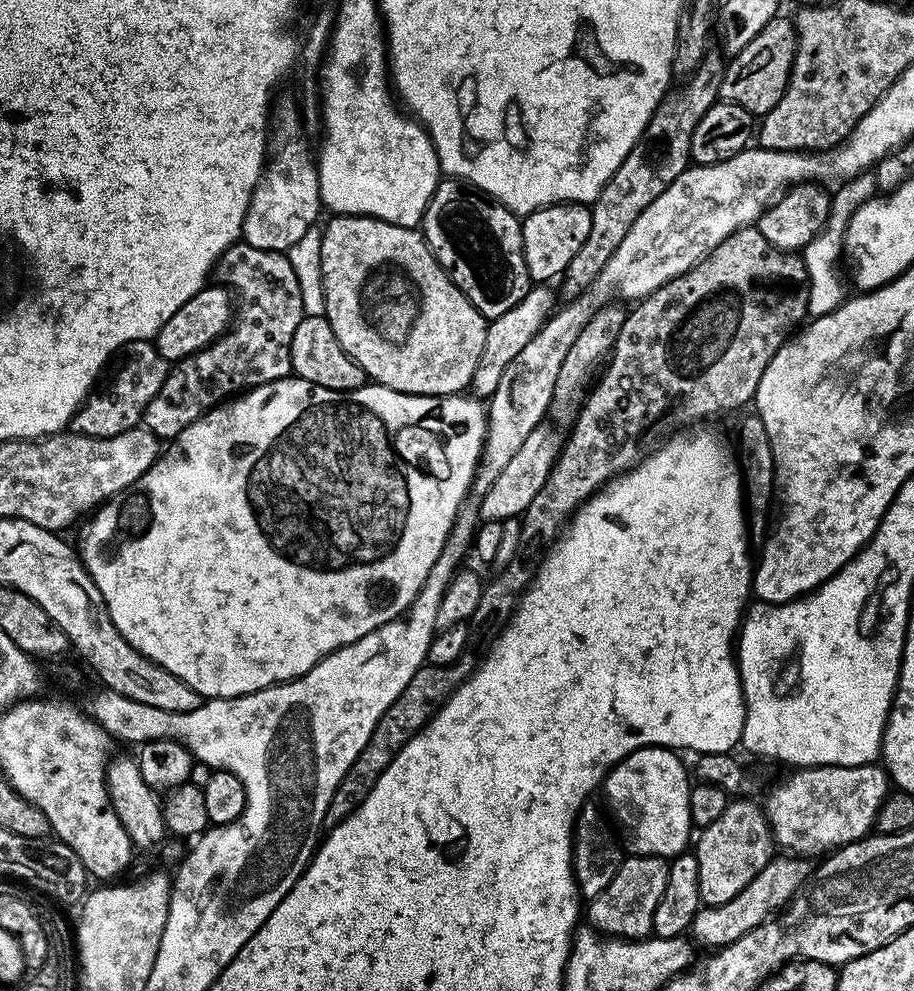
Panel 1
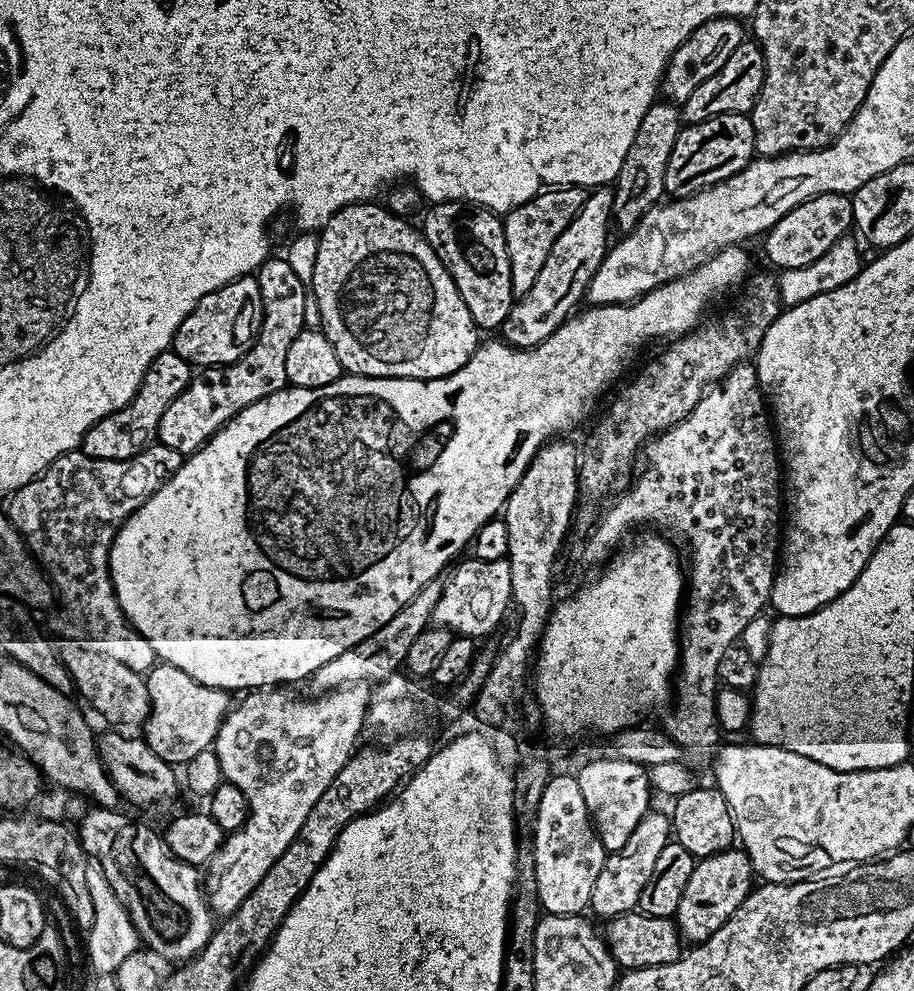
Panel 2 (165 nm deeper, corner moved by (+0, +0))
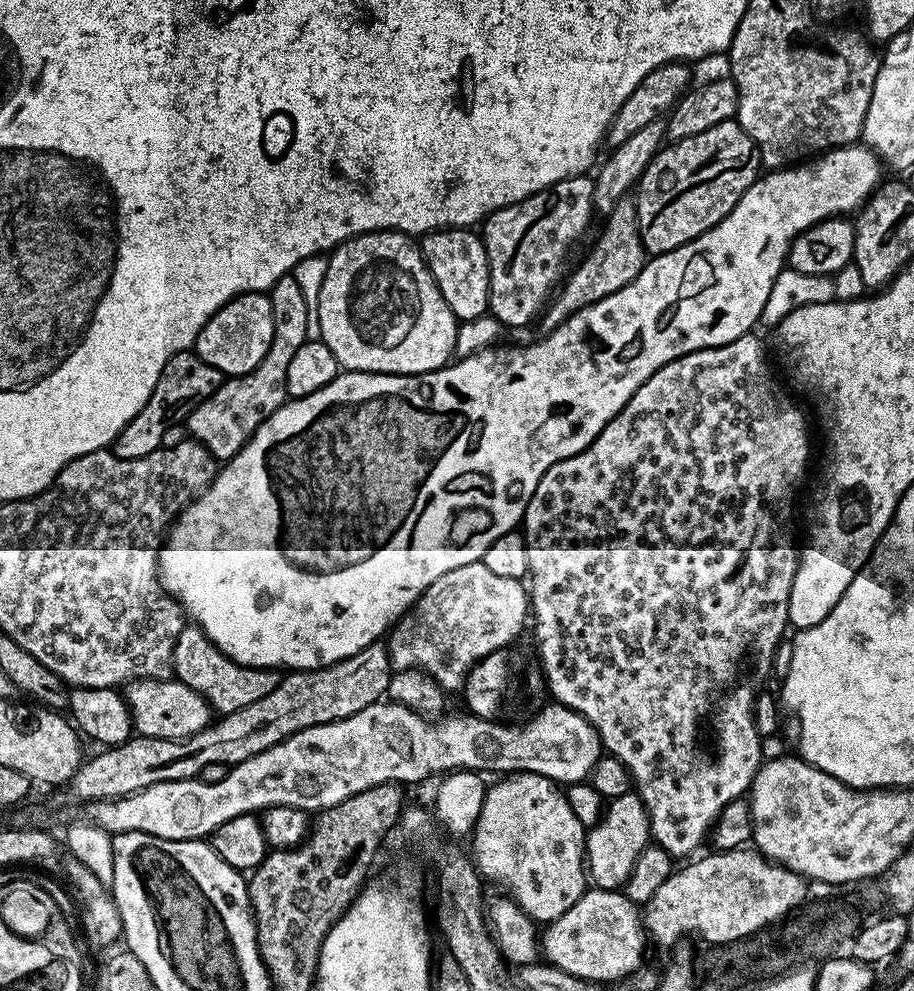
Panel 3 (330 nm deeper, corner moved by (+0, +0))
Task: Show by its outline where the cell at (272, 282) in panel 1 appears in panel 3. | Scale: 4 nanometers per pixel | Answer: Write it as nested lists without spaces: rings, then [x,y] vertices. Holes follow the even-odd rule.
[[[290,274],[278,278],[278,282],[270,290],[270,295],[274,314],[274,338],[270,342],[270,350],[266,350],[266,358],[262,358],[262,362],[258,362],[258,366],[254,366],[254,370],[250,370],[246,374],[227,377],[224,384],[218,386],[218,390],[214,390],[214,394],[210,394],[210,398],[203,400],[189,414],[186,421],[187,435],[208,450],[217,462],[232,460],[246,446],[246,442],[252,437],[254,430],[258,430],[258,426],[262,422],[266,422],[266,418],[270,418],[270,414],[274,414],[274,410],[278,410],[284,401],[289,399],[286,390],[286,370],[294,359],[296,351],[309,340],[306,294],[302,294],[295,278]]]

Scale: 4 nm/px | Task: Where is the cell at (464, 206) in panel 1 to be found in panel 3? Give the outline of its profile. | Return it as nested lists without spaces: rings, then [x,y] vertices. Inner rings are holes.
[[[442,228],[438,232],[425,232],[418,240],[426,266],[457,321],[473,320],[489,311],[490,266],[486,246],[483,239],[472,232],[475,231],[468,228]]]

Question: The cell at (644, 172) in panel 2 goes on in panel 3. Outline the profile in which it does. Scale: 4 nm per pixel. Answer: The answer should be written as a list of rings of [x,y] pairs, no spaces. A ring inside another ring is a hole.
[[[635,199],[619,200],[607,212],[605,220],[608,221],[605,222],[604,229],[601,230],[600,237],[596,240],[596,245],[589,250],[588,257],[573,272],[571,269],[567,273],[562,287],[543,311],[538,322],[541,333],[553,332],[562,322],[566,322],[566,318],[570,318],[570,314],[594,302],[602,302],[602,298],[610,298],[610,294],[622,290],[622,286],[630,286],[630,282],[634,282],[634,278],[638,278],[638,274],[644,268],[646,253],[640,237]]]

